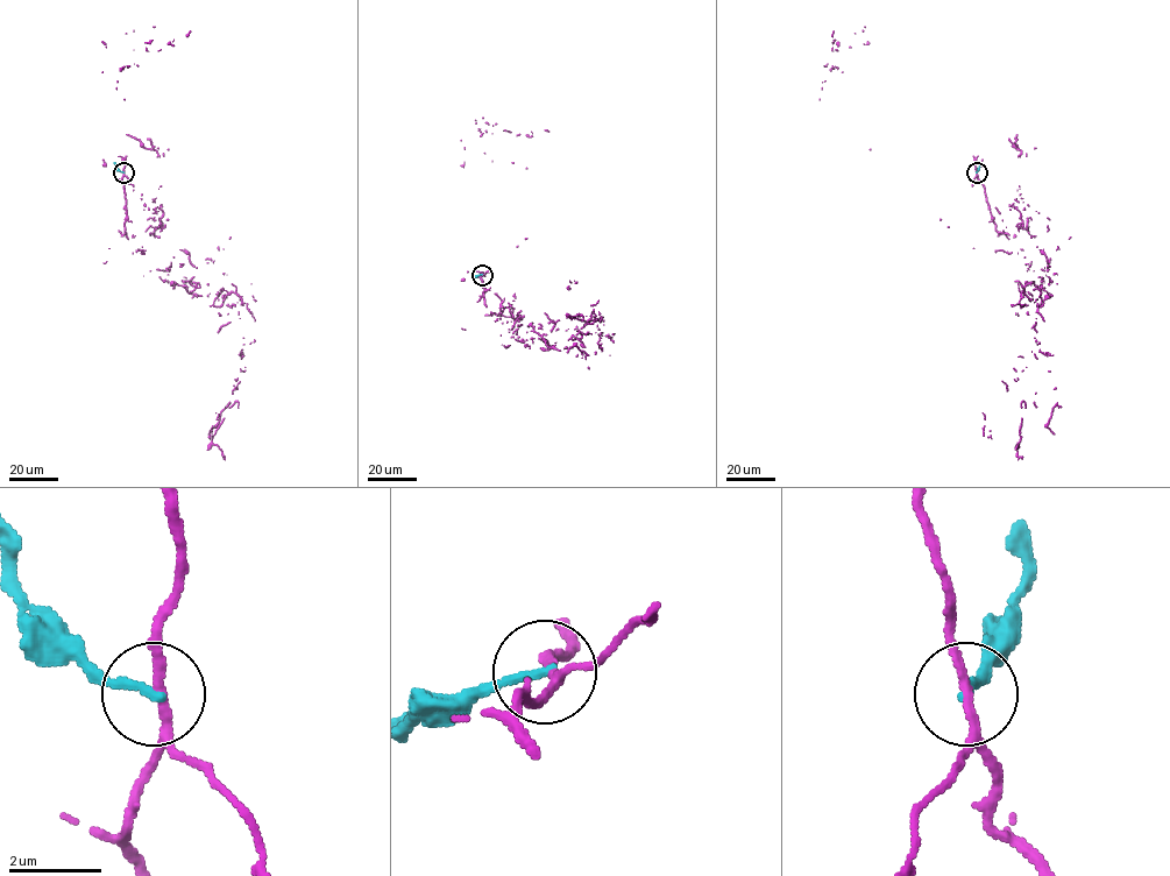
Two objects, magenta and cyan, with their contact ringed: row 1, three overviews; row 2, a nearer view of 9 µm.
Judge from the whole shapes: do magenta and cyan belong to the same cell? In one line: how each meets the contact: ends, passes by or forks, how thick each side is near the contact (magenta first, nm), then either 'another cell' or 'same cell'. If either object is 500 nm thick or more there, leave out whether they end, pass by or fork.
magenta passes by; cyan ends; calibres 180 and 200 nm; another cell

